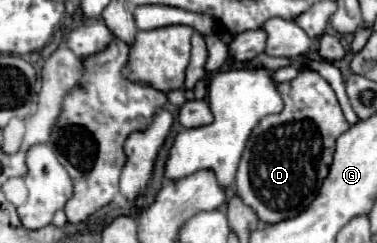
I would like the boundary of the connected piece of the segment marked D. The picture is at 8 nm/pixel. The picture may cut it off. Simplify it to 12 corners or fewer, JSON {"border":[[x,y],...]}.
{"border":[[313,70],[251,132],[235,194],[265,224],[319,194],[349,130]]}

